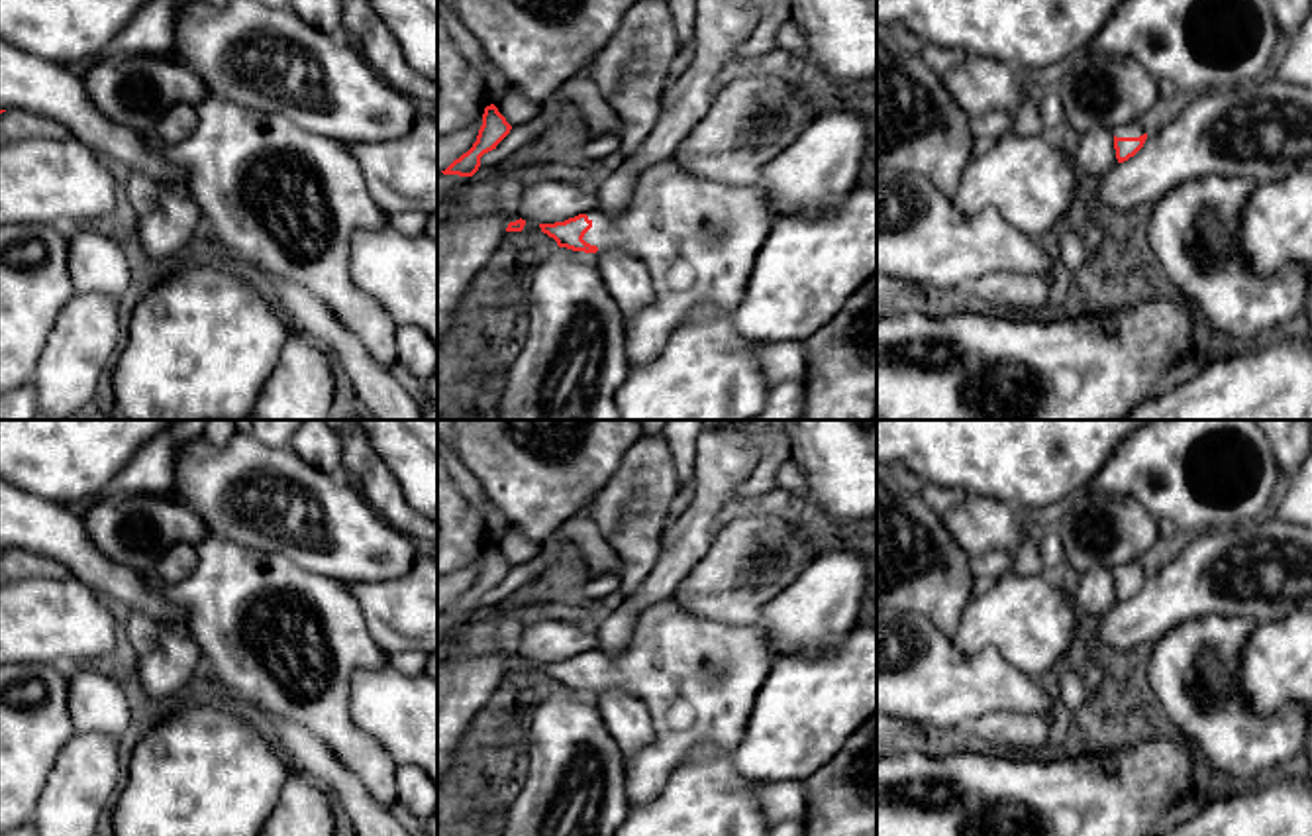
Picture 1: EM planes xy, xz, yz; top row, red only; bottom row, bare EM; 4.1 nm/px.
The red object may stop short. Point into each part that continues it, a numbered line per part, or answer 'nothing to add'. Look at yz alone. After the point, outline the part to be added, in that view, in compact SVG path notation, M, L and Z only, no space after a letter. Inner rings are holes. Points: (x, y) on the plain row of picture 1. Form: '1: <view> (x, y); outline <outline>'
1: yz (1136, 568); outline M1132 561L1132 563L1118 565L1116 569L1112 569L1112 573L1116 577L1139 577L1145 573L1143 561Z

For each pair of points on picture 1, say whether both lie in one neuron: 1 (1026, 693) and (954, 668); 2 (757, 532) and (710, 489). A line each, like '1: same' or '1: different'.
1: same
2: different

